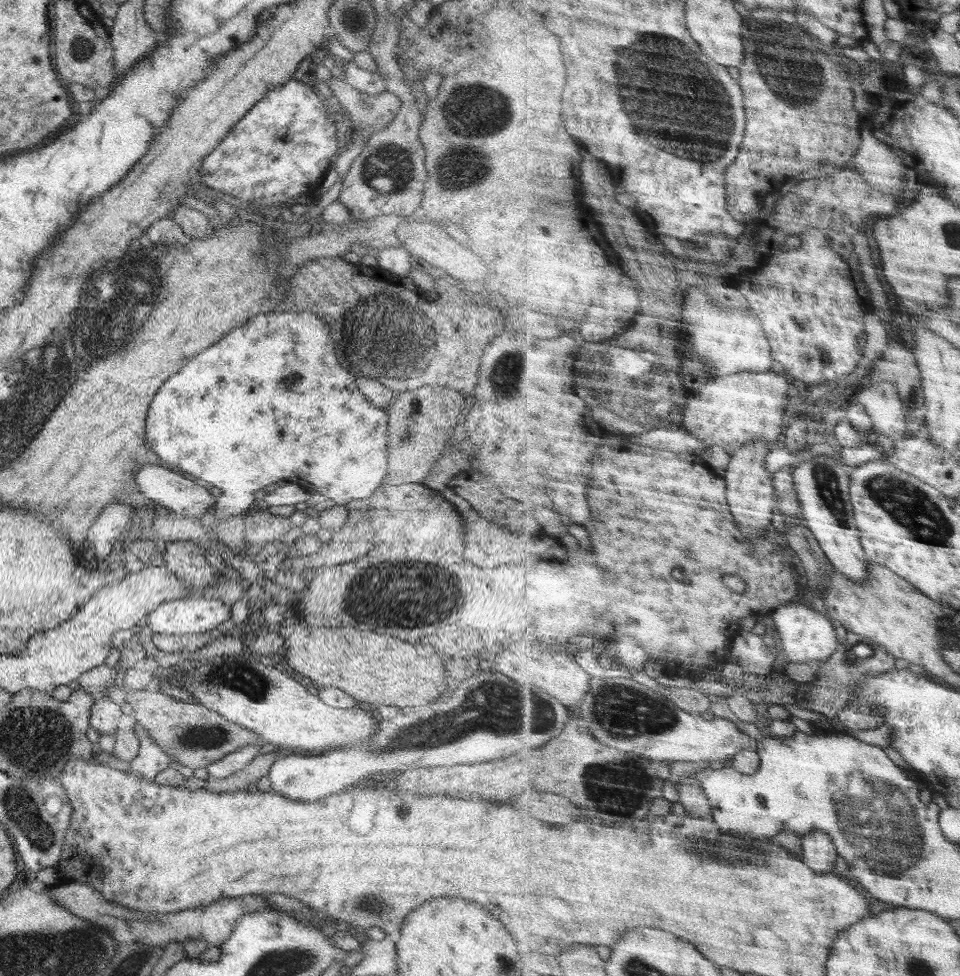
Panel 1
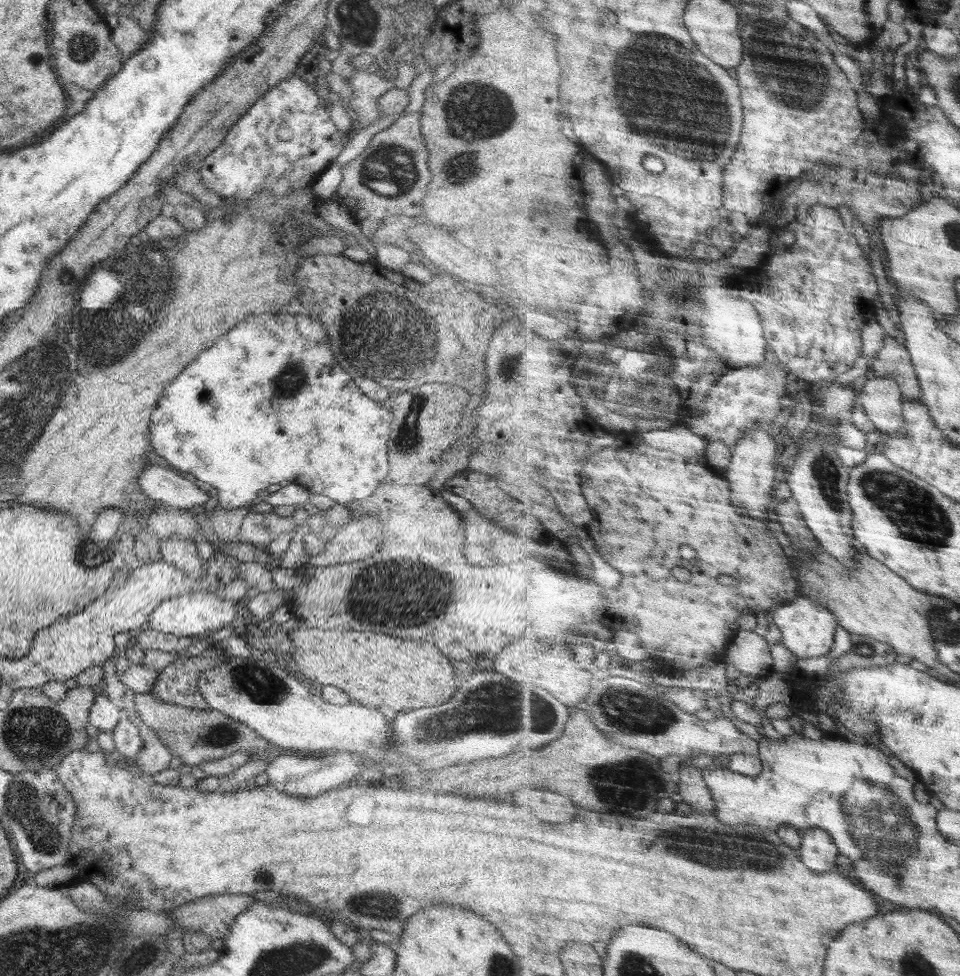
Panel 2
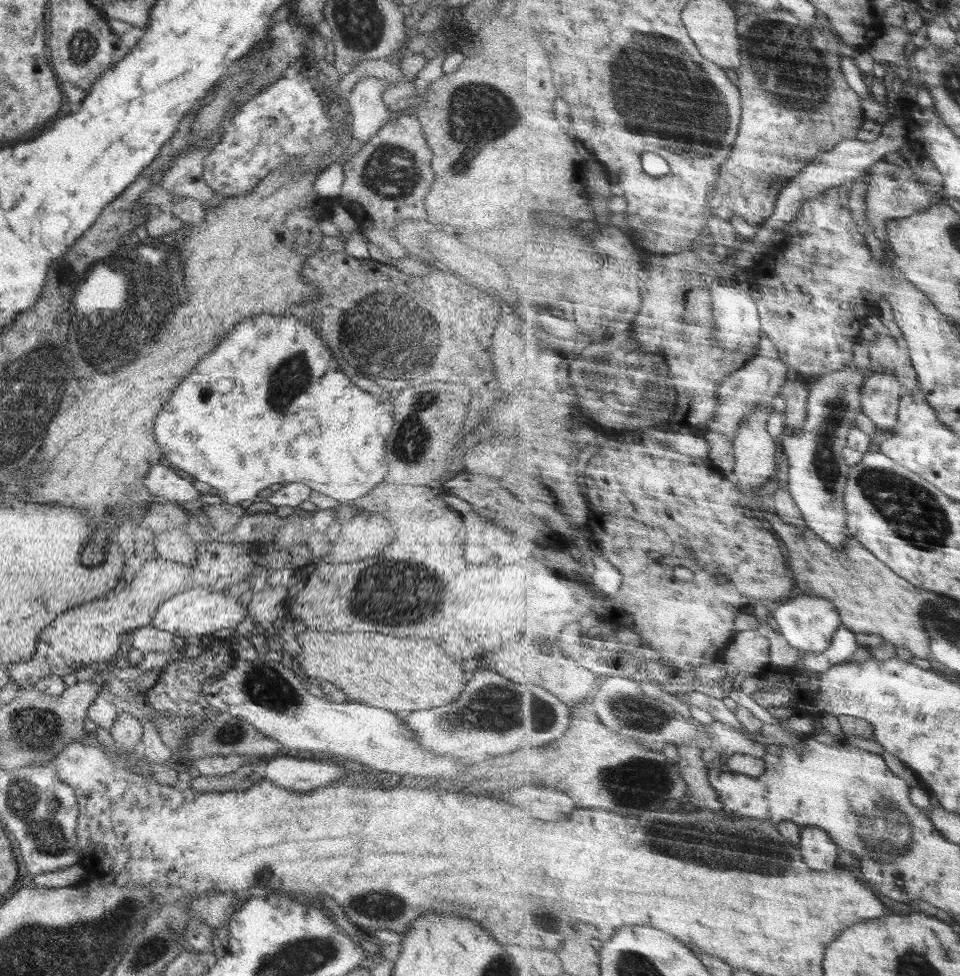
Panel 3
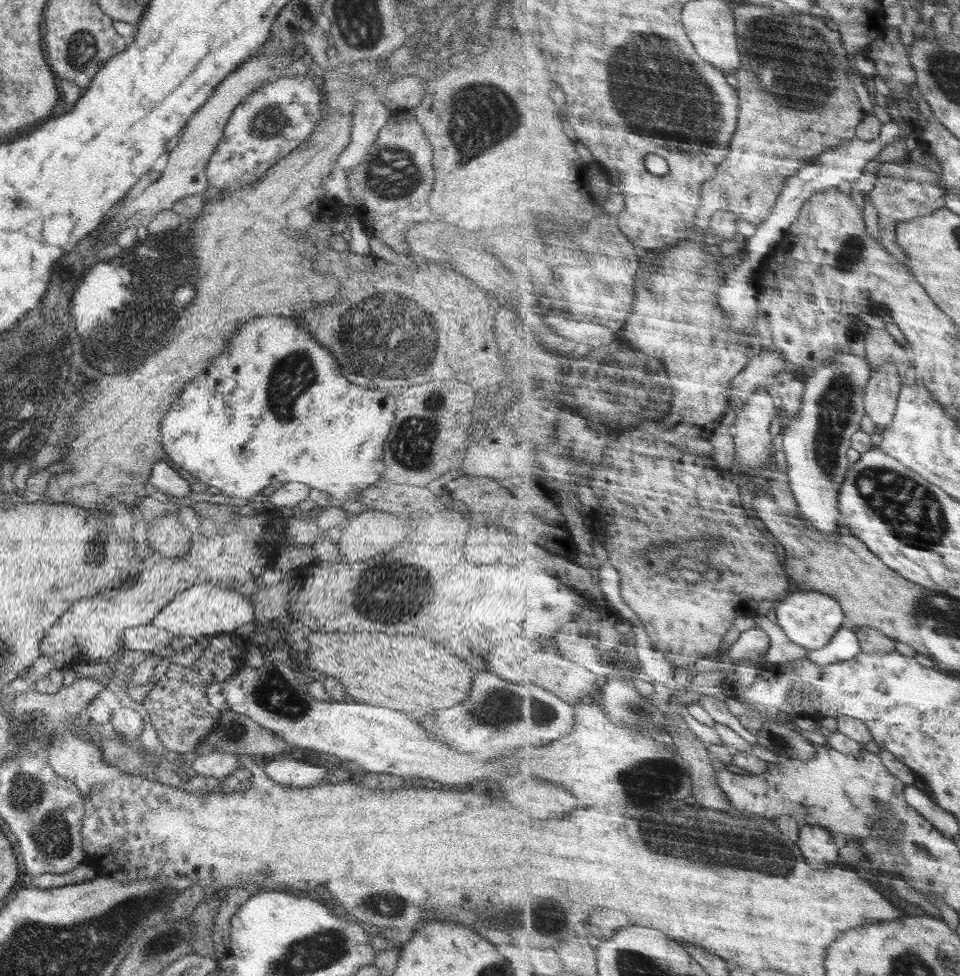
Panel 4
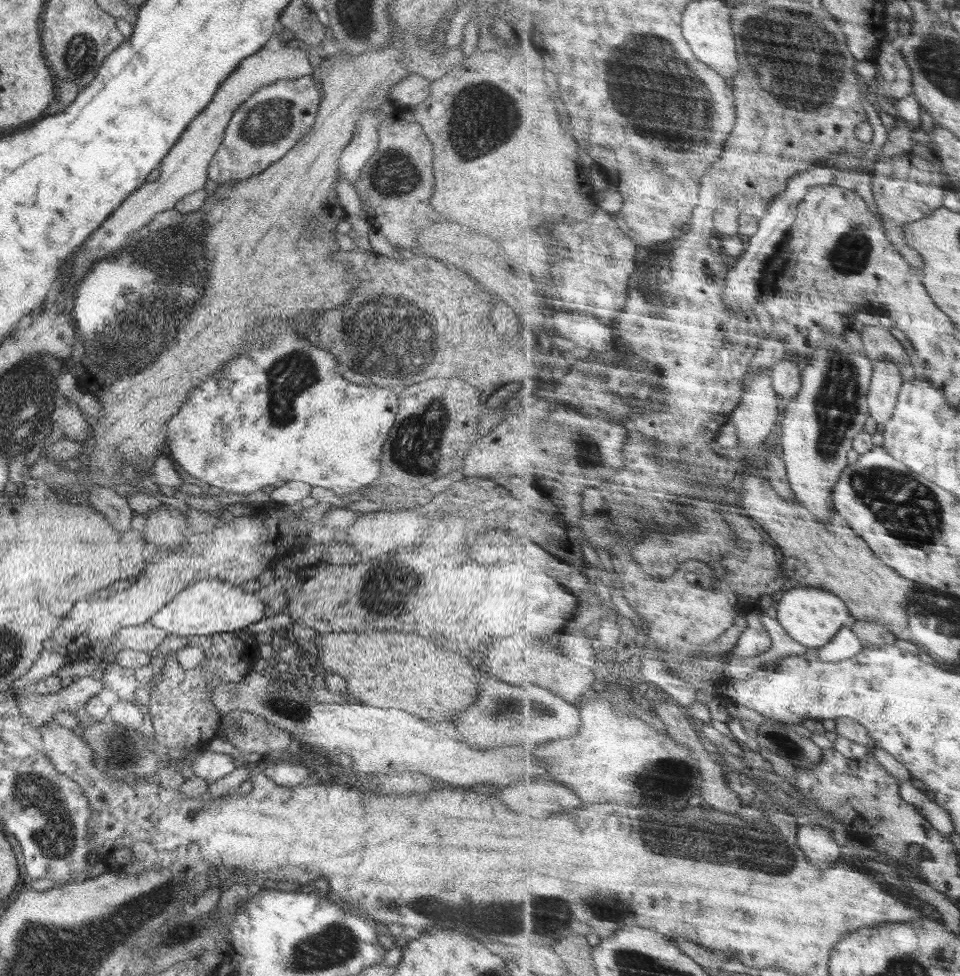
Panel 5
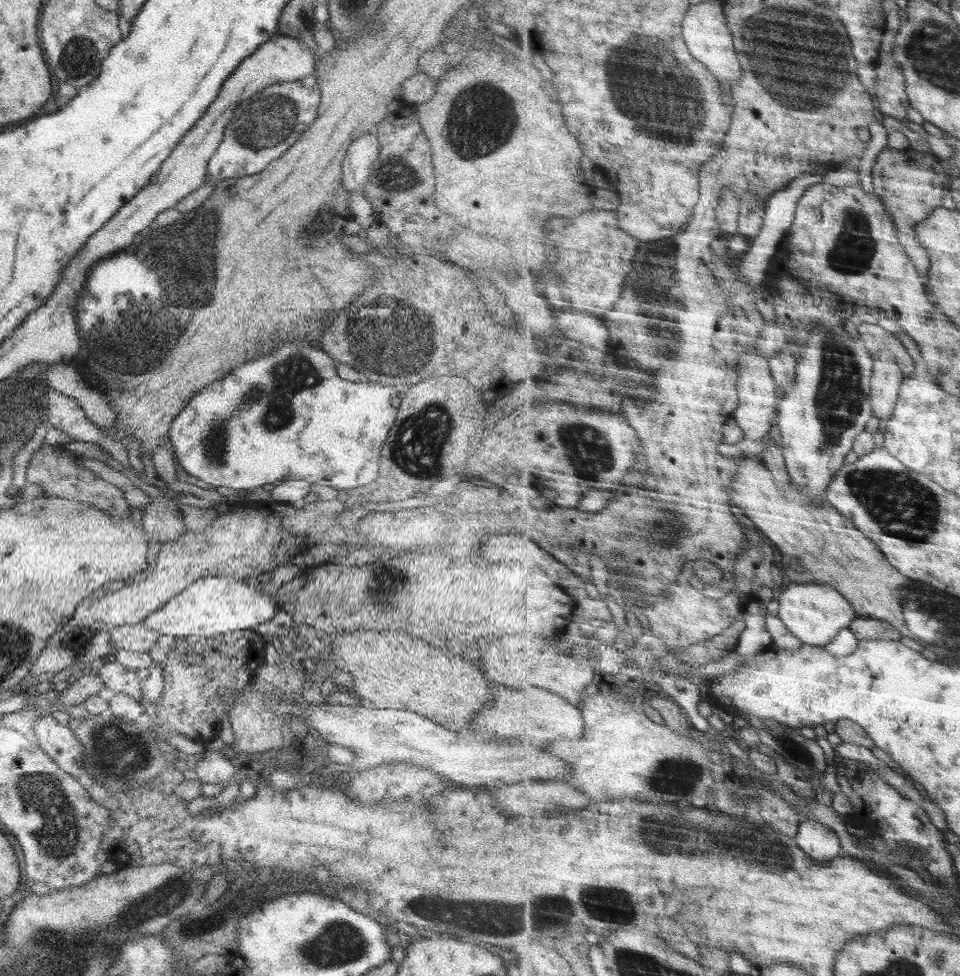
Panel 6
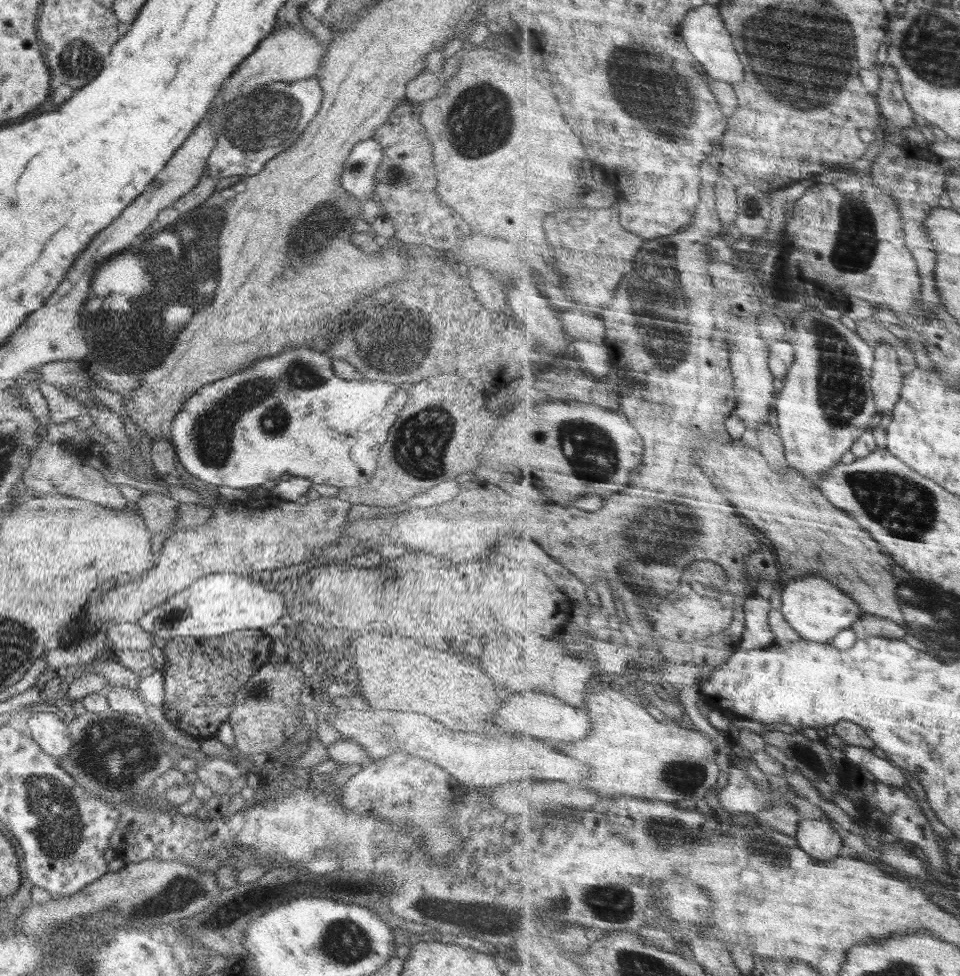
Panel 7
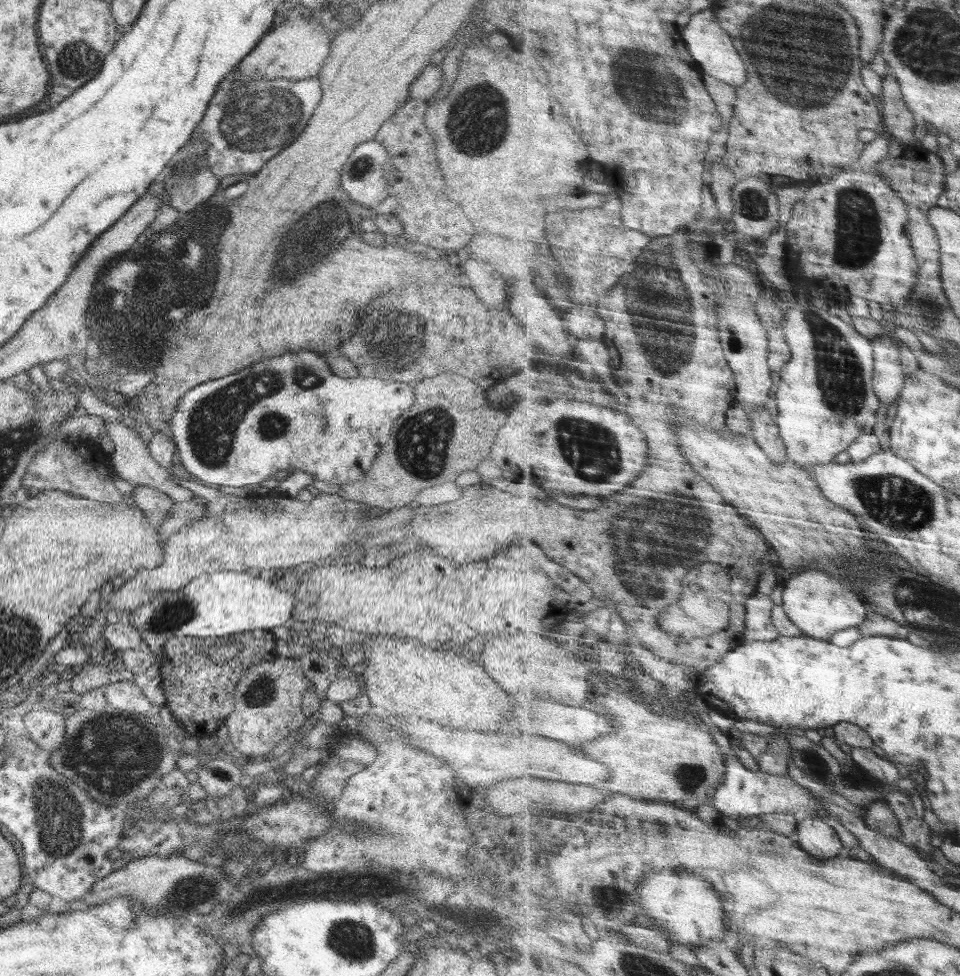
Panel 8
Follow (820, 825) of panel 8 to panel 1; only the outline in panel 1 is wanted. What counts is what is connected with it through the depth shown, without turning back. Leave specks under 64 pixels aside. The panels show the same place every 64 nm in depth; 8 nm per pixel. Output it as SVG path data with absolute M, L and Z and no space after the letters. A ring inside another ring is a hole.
M816 831L805 835L804 848L804 862L818 872L828 872L839 863L839 848L836 846L835 838L827 832Z

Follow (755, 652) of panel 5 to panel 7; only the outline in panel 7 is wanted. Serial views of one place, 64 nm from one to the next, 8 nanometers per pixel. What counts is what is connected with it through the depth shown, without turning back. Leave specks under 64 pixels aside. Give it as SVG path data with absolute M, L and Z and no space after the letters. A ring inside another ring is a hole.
M757 593L745 603L747 611L747 631L743 634L743 650L756 650L775 644L776 634L770 629L772 602Z

